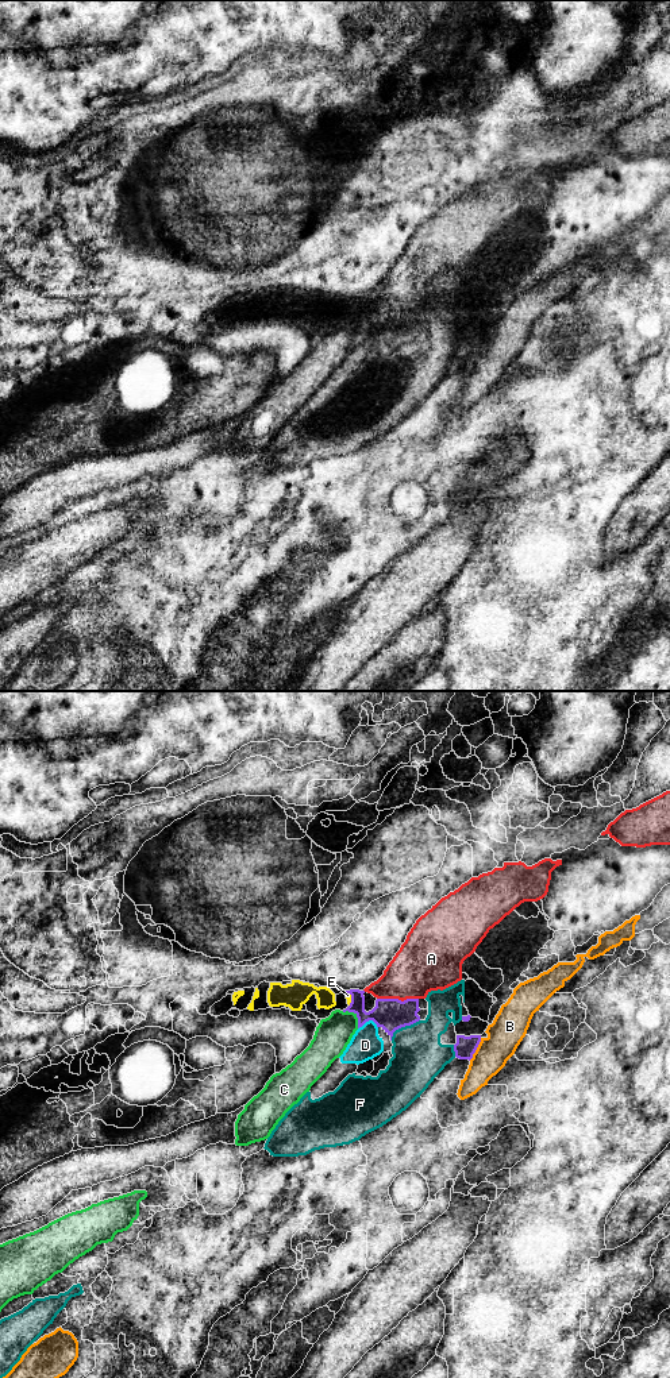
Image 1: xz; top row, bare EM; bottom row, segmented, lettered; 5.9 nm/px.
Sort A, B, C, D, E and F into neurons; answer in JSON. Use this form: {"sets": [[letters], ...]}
{"sets": [["A", "E"], ["B"], ["C"], ["D", "F"]]}

